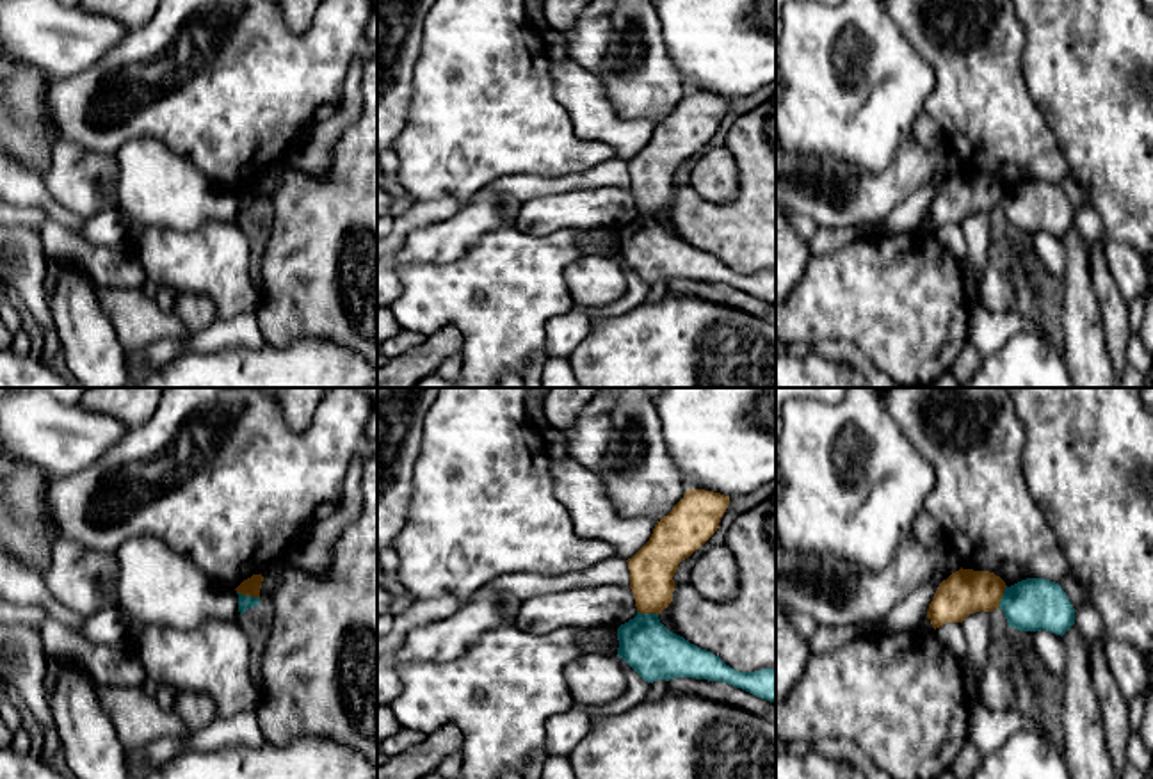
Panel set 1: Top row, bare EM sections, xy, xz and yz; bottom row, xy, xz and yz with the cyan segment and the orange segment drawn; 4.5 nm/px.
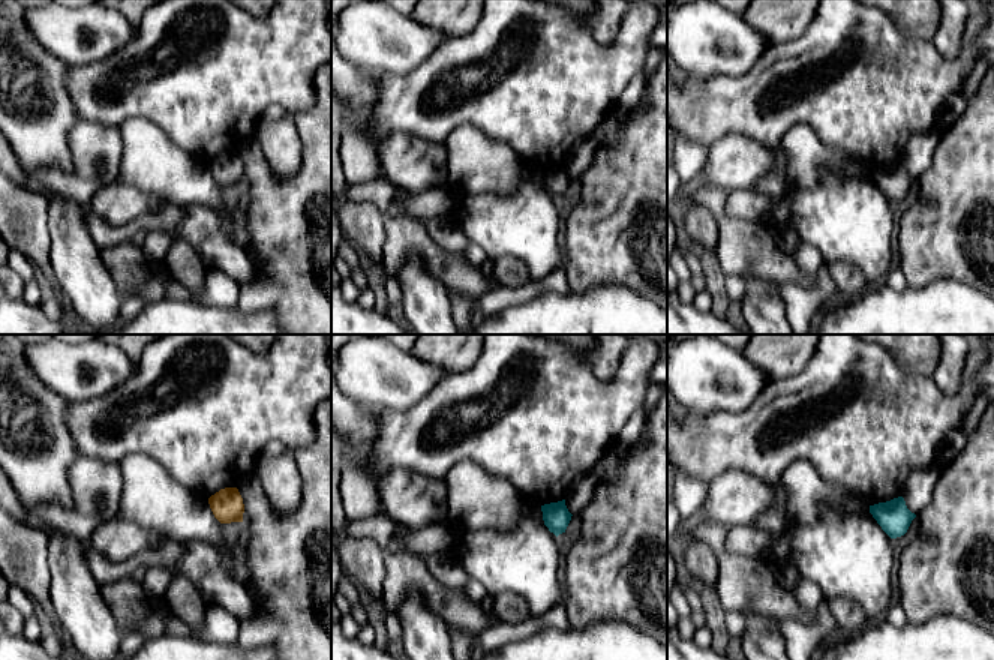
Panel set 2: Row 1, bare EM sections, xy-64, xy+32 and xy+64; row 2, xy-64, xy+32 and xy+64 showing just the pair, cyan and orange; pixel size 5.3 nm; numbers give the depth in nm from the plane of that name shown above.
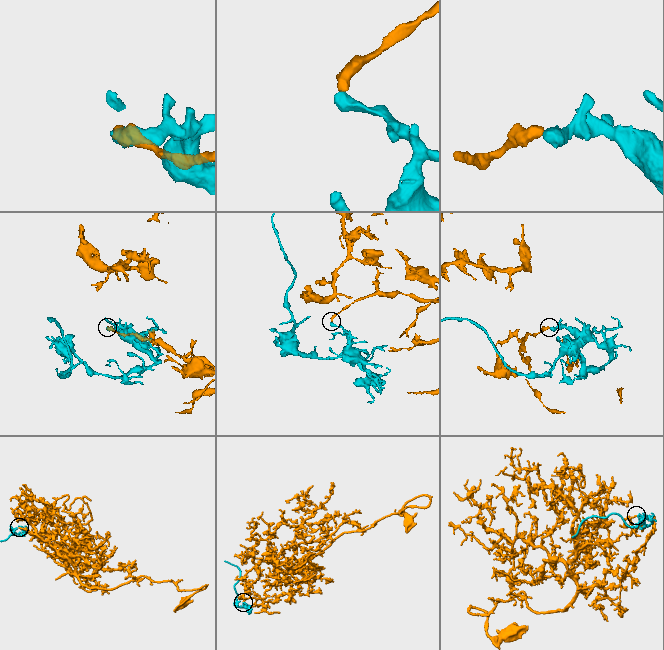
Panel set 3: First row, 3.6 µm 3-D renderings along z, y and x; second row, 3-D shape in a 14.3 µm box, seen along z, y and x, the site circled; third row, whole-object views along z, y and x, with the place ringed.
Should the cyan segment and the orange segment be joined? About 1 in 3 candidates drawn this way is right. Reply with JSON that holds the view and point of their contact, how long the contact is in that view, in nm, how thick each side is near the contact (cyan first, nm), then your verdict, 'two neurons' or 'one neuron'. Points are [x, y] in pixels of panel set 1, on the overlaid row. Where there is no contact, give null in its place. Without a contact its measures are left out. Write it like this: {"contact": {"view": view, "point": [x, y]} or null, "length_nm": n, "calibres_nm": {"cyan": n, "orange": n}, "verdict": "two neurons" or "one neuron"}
{"contact": {"view": "xy", "point": [248, 596]}, "length_nm": 110, "calibres_nm": {"cyan": 60, "orange": 80}, "verdict": "two neurons"}

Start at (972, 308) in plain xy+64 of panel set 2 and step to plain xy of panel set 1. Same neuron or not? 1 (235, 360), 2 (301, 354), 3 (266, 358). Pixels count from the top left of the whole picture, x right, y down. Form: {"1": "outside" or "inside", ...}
{"1": "inside", "2": "inside", "3": "inside"}

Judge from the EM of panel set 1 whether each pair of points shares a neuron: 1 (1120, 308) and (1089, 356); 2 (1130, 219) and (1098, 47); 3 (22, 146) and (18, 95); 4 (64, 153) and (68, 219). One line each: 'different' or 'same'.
1: different
2: same
3: same
4: different

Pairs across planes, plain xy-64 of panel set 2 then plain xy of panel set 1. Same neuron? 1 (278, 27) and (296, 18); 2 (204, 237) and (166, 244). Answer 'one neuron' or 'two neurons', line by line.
1: two neurons
2: one neuron

